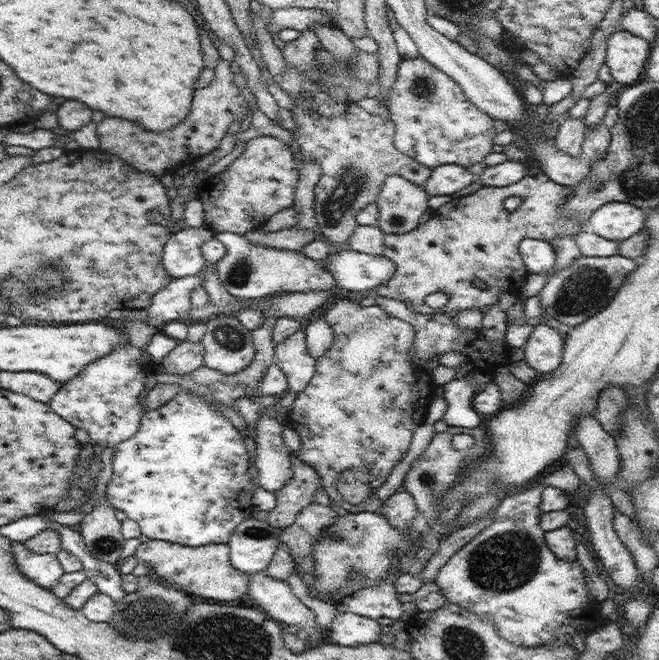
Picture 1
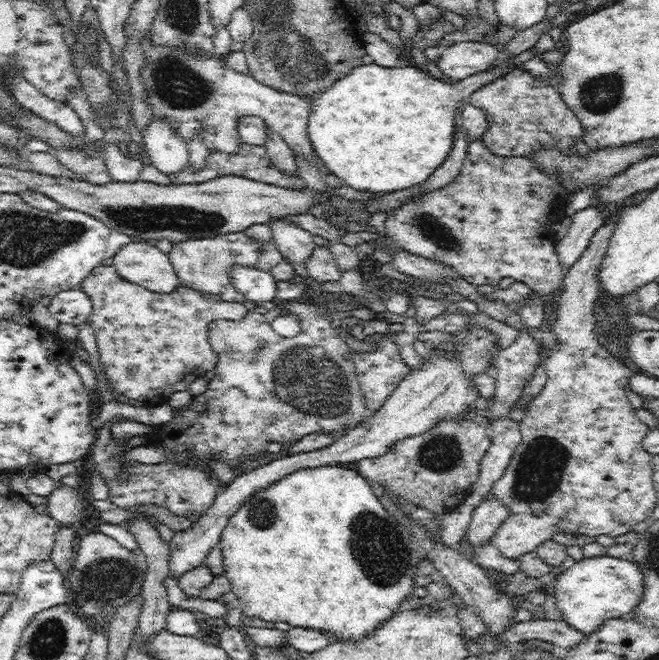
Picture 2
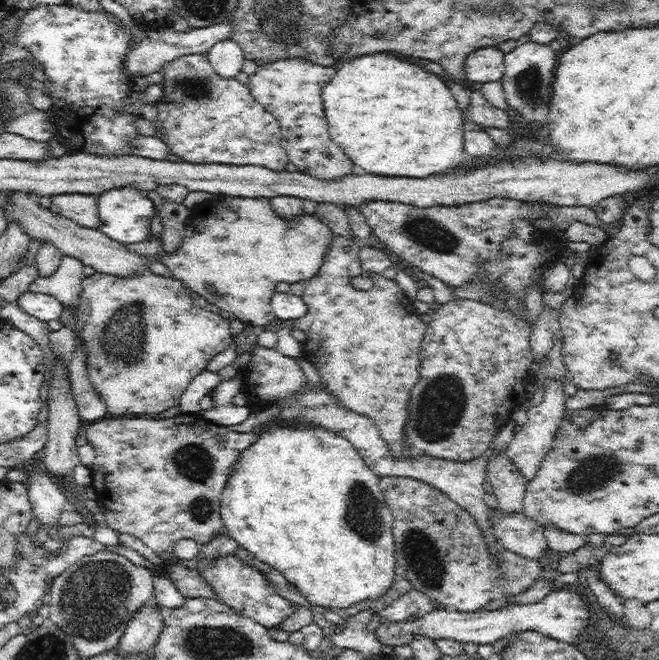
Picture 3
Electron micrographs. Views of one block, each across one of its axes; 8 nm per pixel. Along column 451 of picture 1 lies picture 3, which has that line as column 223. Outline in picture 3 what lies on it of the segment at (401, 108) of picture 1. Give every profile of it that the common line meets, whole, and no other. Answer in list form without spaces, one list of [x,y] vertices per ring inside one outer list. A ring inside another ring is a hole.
[[[206,53],[202,54],[190,54],[188,56],[180,56],[168,64],[162,65],[161,68],[161,81],[159,82],[162,87],[162,96],[155,103],[156,108],[158,109],[158,116],[154,120],[154,126],[156,127],[157,133],[155,136],[161,138],[167,146],[169,146],[169,152],[180,156],[182,160],[190,163],[196,164],[210,164],[210,163],[220,163],[224,165],[256,165],[256,166],[265,166],[270,170],[275,170],[276,172],[282,172],[285,170],[286,164],[289,163],[288,155],[286,154],[286,149],[281,145],[281,127],[277,122],[277,119],[266,110],[259,102],[255,101],[255,98],[250,94],[247,85],[243,82],[240,82],[235,77],[224,78],[216,73],[214,67],[209,62],[208,56]]]

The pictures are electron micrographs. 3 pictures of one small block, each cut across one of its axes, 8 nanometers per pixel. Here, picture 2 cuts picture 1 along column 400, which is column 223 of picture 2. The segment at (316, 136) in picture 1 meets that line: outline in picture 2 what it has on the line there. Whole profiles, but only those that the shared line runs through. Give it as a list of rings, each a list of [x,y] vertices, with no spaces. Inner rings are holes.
[[[240,142],[240,150],[236,150],[236,154],[210,150],[206,166],[200,168],[200,170],[196,170],[191,164],[188,164],[184,170],[180,170],[176,174],[168,174],[168,178],[172,184],[196,184],[220,176],[240,176],[271,185],[280,185],[283,189],[300,190],[306,188],[305,182],[297,174],[286,174],[271,163],[264,145],[256,146],[244,142]]]

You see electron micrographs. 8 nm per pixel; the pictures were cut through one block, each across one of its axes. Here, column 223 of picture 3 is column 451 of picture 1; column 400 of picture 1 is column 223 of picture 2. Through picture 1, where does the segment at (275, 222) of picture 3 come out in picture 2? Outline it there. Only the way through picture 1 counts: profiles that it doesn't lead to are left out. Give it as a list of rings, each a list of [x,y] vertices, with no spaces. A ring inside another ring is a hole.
[[[232,232],[219,234],[214,238],[199,238],[175,242],[168,256],[182,285],[193,288],[198,292],[218,294],[221,300],[226,302],[243,303],[246,298],[232,285],[230,270],[237,265],[257,267],[260,252],[262,252],[262,245],[258,241],[248,237],[245,232]]]

